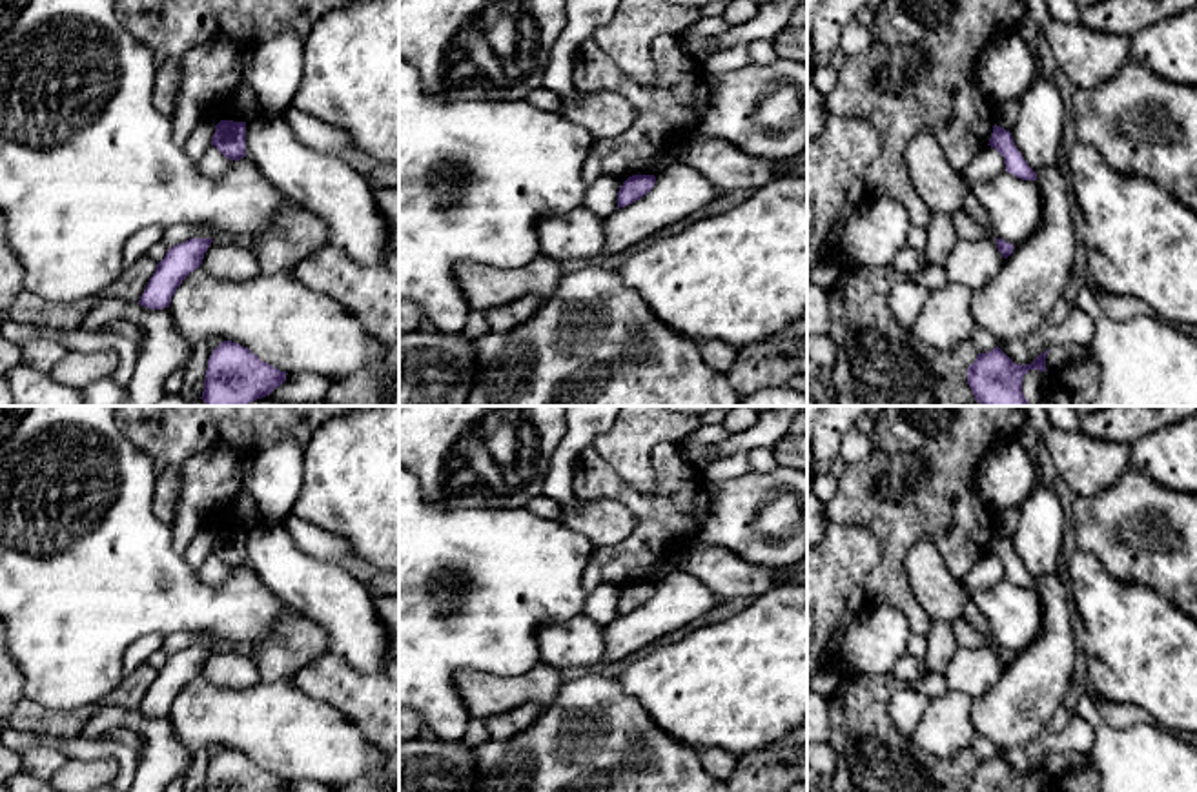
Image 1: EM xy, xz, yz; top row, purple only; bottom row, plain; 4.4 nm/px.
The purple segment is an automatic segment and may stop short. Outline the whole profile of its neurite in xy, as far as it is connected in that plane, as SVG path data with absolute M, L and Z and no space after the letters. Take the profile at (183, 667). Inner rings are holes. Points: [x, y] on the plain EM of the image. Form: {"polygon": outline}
{"polygon": "M197 645L169 655L166 665L157 672L138 712L149 717L169 716L177 696L191 679L200 675L211 650L211 646Z"}

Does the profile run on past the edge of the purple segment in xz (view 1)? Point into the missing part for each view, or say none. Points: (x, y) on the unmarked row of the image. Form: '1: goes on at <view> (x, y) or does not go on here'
1: does not go on here

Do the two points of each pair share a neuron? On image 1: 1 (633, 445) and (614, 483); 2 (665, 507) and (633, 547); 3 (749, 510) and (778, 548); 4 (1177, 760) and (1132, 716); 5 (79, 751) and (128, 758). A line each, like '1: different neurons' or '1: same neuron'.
1: different neurons
2: same neuron
3: same neuron
4: different neurons
5: same neuron

